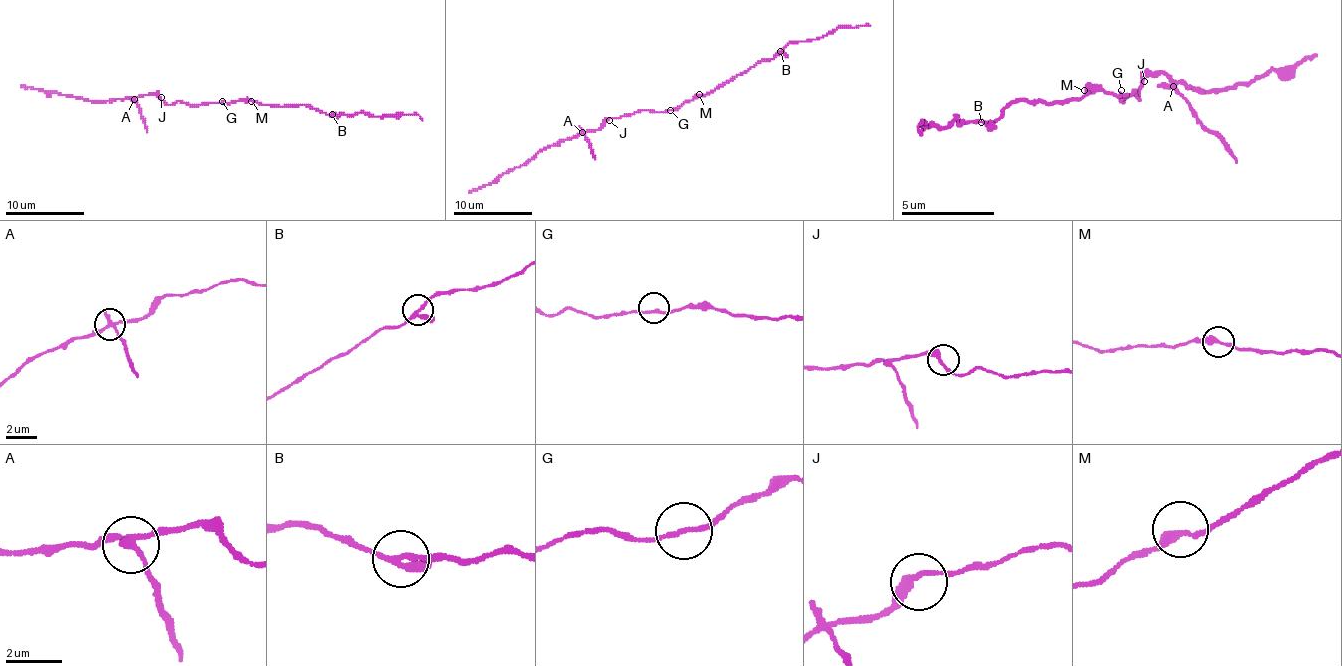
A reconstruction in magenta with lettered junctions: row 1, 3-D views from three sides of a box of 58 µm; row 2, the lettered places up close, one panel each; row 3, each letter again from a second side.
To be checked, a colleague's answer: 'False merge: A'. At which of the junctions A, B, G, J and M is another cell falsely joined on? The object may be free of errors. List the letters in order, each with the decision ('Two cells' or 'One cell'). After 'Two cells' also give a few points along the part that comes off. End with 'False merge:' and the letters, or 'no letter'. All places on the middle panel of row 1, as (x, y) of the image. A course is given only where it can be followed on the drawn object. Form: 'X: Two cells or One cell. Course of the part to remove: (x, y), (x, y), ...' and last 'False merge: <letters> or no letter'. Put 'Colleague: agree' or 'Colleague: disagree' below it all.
A: Two cells. Course of the part to remove: (581, 132), (595, 159)
B: One cell
G: One cell
J: One cell
M: One cell
False merge: A
Colleague: agree

